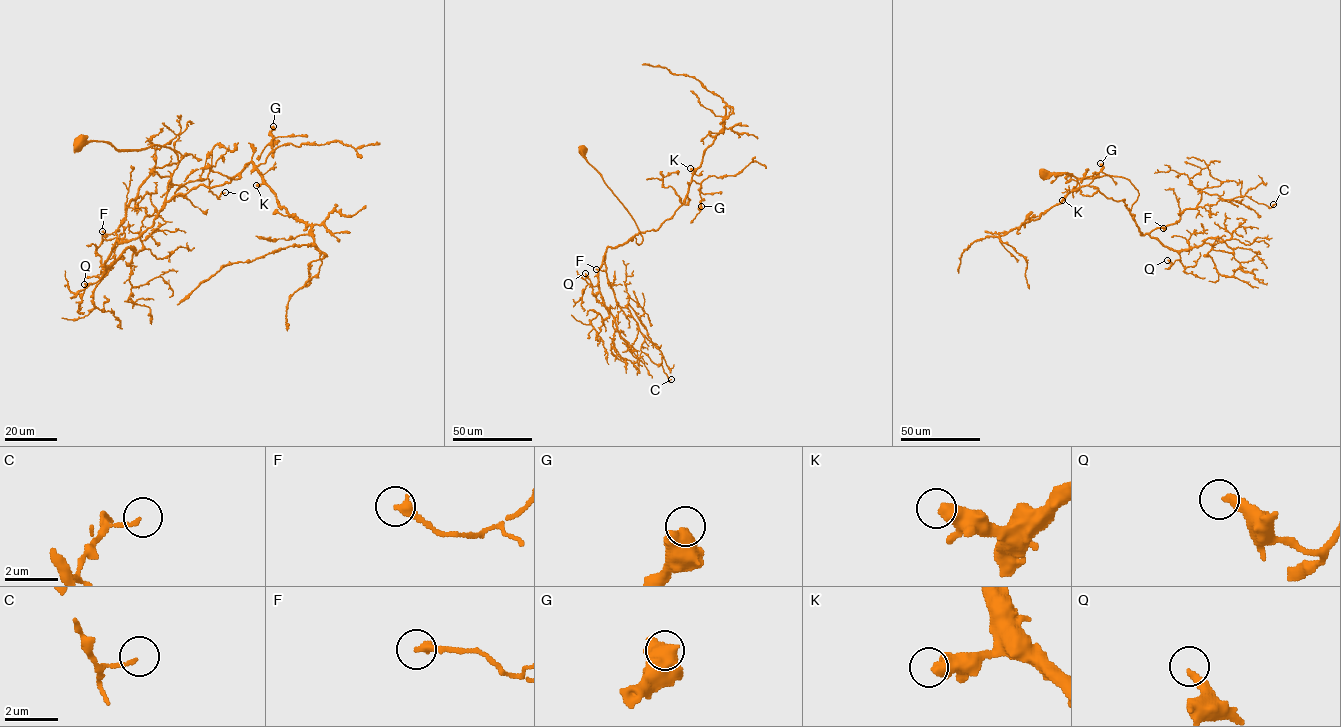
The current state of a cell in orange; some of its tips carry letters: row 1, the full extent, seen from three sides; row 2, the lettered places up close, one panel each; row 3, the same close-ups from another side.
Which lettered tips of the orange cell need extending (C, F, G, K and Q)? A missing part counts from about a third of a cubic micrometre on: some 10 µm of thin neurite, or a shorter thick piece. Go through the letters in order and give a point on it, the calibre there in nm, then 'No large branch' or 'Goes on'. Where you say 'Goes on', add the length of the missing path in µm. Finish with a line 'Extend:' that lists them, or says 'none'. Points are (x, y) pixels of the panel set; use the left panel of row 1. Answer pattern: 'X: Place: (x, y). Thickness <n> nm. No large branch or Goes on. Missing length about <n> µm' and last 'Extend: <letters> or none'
C: Place: (225, 192). Thickness 140 nm. No large branch
F: Place: (102, 231). Thickness 320 nm. No large branch
G: Place: (273, 126). Thickness 650 nm. No large branch
K: Place: (256, 185). Thickness 550 nm. No large branch
Q: Place: (84, 284). Thickness 320 nm. No large branch
Extend: none

